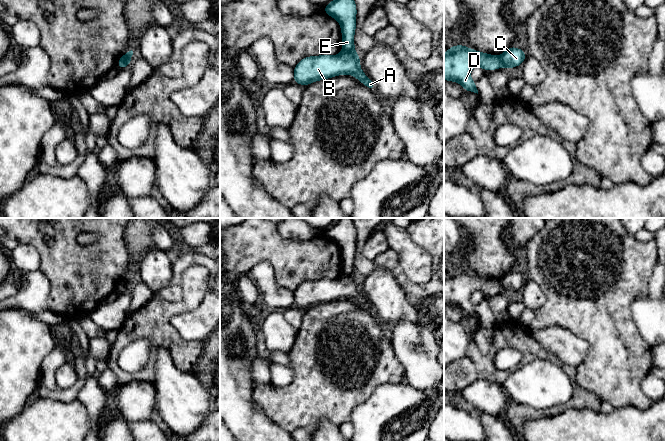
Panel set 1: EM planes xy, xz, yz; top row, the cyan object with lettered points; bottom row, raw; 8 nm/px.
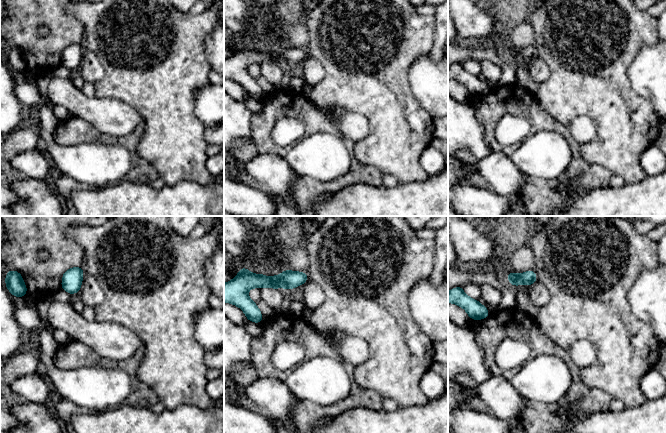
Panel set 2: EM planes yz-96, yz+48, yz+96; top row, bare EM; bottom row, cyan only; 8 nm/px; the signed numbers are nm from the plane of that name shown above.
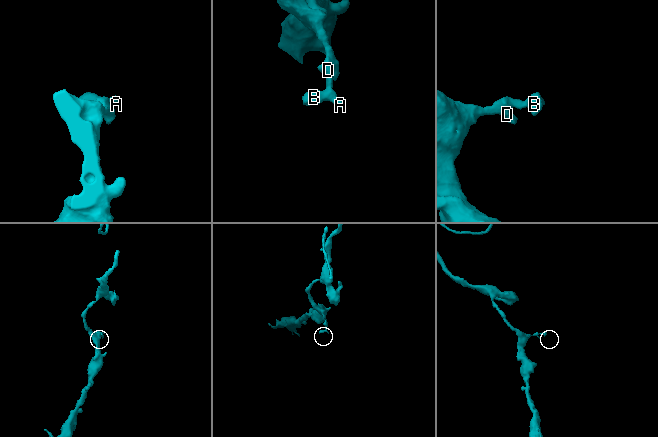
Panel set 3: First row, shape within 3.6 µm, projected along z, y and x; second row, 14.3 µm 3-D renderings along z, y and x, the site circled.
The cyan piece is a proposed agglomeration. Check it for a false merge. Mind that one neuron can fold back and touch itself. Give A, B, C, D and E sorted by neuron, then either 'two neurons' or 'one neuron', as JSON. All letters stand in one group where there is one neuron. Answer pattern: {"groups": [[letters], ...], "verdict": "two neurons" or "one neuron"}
{"groups": [["A", "B", "C"], ["D", "E"]], "verdict": "two neurons"}

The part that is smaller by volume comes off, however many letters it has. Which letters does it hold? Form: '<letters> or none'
A, B, C

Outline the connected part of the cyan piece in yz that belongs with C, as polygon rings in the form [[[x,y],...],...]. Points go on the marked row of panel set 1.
[[[510,47],[501,54],[502,66],[506,69],[521,65],[526,57],[526,53],[516,47]]]

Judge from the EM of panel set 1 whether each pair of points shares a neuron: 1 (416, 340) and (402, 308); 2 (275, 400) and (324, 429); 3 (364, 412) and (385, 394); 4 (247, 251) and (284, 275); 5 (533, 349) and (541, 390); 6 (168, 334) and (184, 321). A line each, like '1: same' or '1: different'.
1: different
2: different
3: same
4: same
5: different
6: different

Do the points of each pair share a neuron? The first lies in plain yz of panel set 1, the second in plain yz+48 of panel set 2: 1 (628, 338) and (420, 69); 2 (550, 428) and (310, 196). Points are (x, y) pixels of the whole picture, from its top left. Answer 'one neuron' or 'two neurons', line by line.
1: two neurons
2: two neurons

